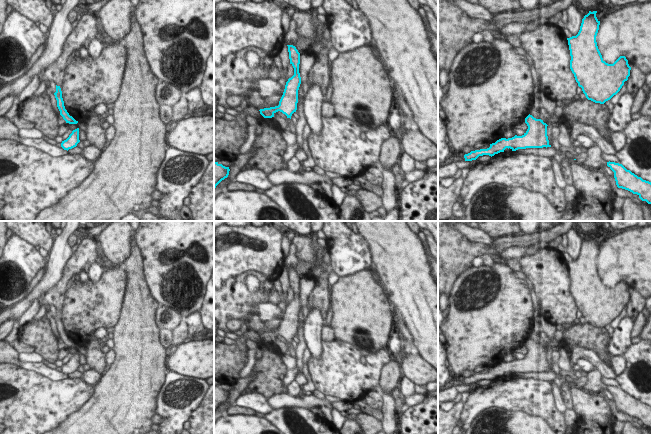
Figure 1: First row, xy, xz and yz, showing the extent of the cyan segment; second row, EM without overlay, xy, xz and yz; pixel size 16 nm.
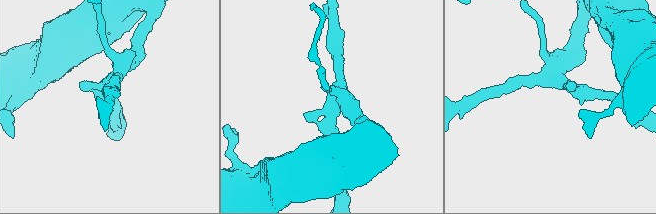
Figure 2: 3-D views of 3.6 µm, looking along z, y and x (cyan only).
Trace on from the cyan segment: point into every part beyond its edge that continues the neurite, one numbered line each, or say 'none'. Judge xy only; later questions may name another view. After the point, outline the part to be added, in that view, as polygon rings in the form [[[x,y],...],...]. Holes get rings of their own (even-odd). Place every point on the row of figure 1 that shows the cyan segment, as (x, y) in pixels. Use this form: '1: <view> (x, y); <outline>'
none

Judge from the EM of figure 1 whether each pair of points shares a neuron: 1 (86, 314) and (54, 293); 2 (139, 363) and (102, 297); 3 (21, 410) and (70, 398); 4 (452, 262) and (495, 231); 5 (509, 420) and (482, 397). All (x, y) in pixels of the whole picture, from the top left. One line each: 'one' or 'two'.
1: two
2: two
3: one
4: two
5: two

